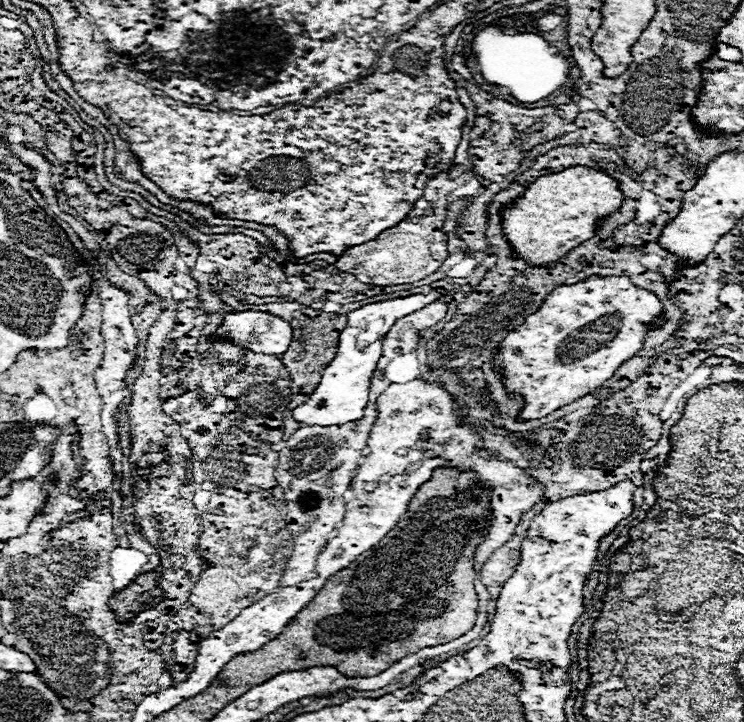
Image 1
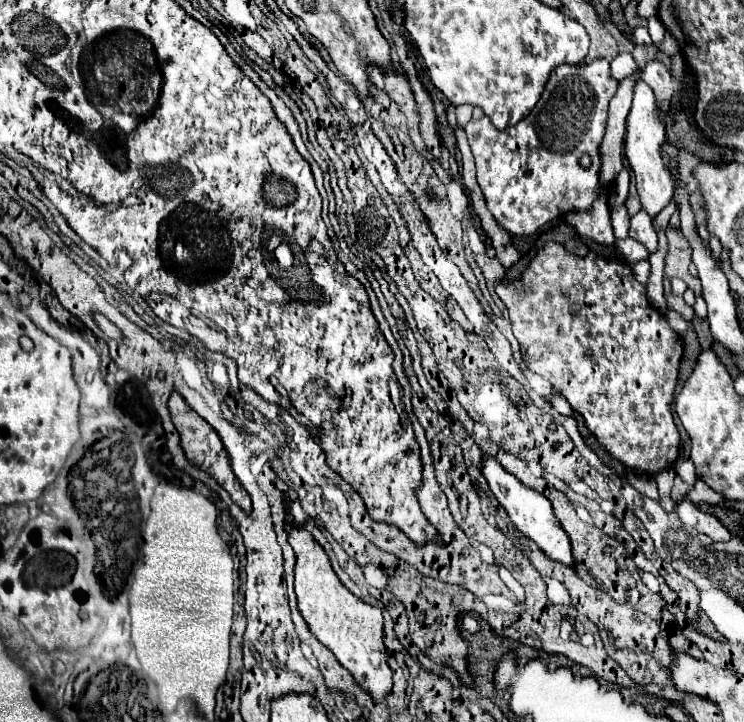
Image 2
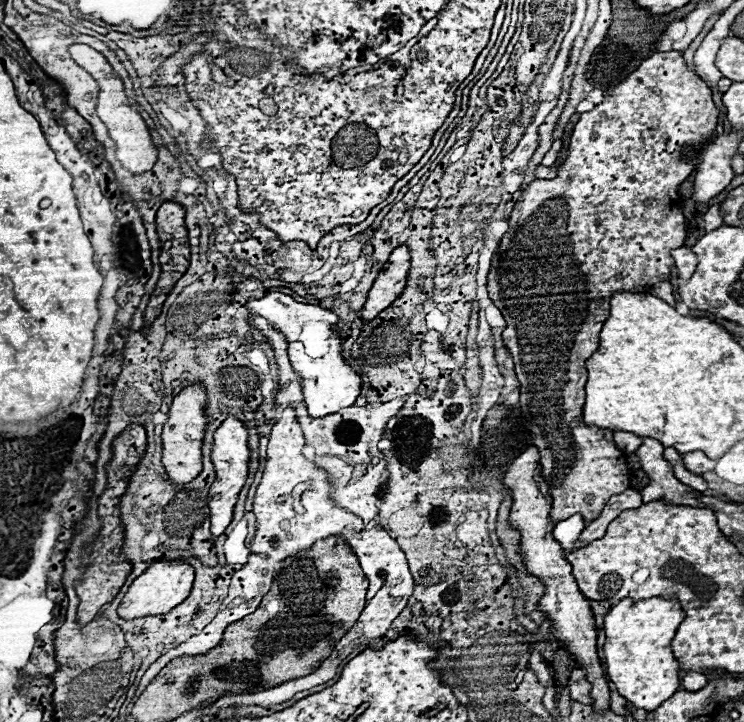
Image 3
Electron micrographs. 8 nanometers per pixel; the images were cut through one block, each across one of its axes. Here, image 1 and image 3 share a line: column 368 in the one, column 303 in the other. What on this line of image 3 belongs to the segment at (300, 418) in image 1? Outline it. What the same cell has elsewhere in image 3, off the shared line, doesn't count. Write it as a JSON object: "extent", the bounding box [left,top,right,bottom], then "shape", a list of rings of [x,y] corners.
{"extent":[246,292,362,418],"shape":[[[268,292],[260,300],[248,300],[246,308],[256,316],[264,316],[270,324],[274,324],[276,330],[280,330],[288,338],[288,356],[298,376],[302,378],[304,402],[312,418],[334,414],[356,402],[356,398],[360,396],[362,378],[352,370],[352,366],[346,364],[342,356],[340,334],[336,332],[336,324],[340,322],[340,318],[332,310],[296,302],[292,296],[282,292]]]}

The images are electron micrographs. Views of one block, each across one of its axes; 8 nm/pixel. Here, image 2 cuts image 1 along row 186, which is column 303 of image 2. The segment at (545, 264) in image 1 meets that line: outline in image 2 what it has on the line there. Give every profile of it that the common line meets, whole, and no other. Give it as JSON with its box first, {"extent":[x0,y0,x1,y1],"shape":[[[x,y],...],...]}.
{"extent":[282,494,392,702],"shape":[[[288,494],[282,496],[286,522],[284,530],[288,532],[288,542],[296,552],[296,580],[294,580],[294,592],[298,596],[300,614],[306,620],[310,632],[328,648],[334,652],[338,662],[354,674],[354,678],[380,702],[380,698],[388,696],[388,690],[392,688],[392,670],[388,668],[386,656],[384,656],[384,644],[382,644],[382,610],[376,606],[370,606],[356,598],[348,588],[340,582],[340,578],[334,574],[328,554],[324,548],[314,540],[314,536],[298,528],[290,516],[290,498]]]}

